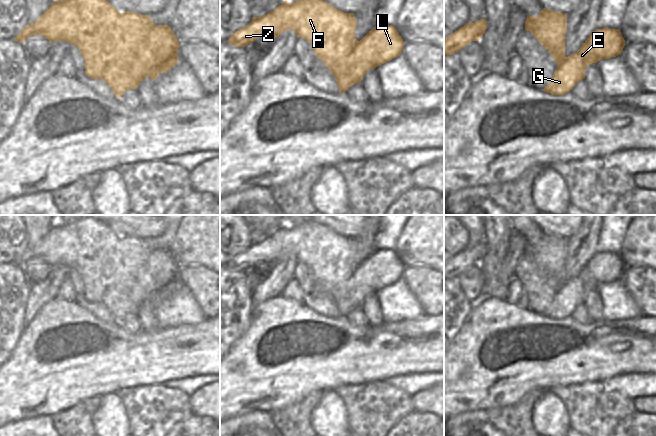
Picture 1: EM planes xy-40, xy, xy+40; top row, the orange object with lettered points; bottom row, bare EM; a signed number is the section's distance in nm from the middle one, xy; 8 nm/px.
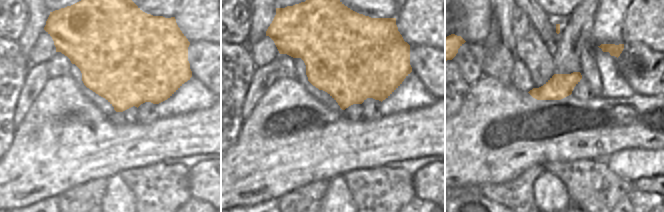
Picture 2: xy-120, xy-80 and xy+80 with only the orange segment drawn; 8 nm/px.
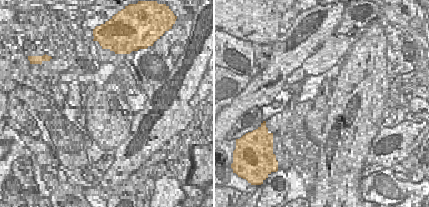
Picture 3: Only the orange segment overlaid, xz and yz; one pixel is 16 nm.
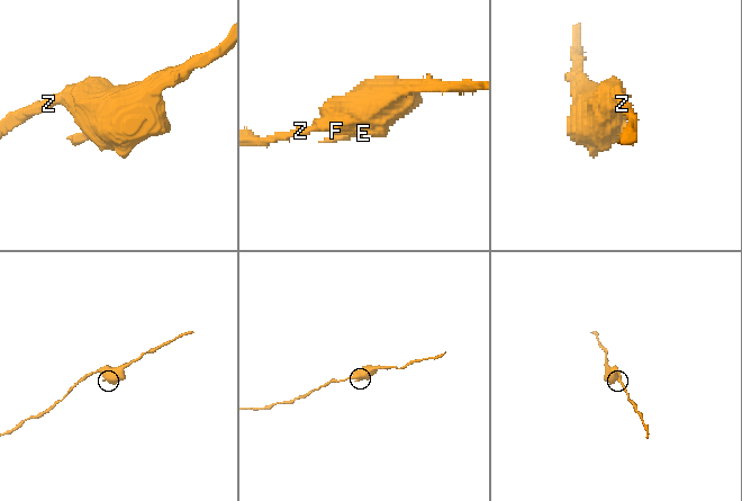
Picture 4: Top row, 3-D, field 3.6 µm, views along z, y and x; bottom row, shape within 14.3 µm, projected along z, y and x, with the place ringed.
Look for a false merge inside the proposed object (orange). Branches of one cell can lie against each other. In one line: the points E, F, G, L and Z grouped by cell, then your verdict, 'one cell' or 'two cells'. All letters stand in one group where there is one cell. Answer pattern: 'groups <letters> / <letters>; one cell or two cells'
groups E G L / F Z; two cells

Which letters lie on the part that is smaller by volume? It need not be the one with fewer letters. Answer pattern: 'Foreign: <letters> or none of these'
Foreign: E, G, L

